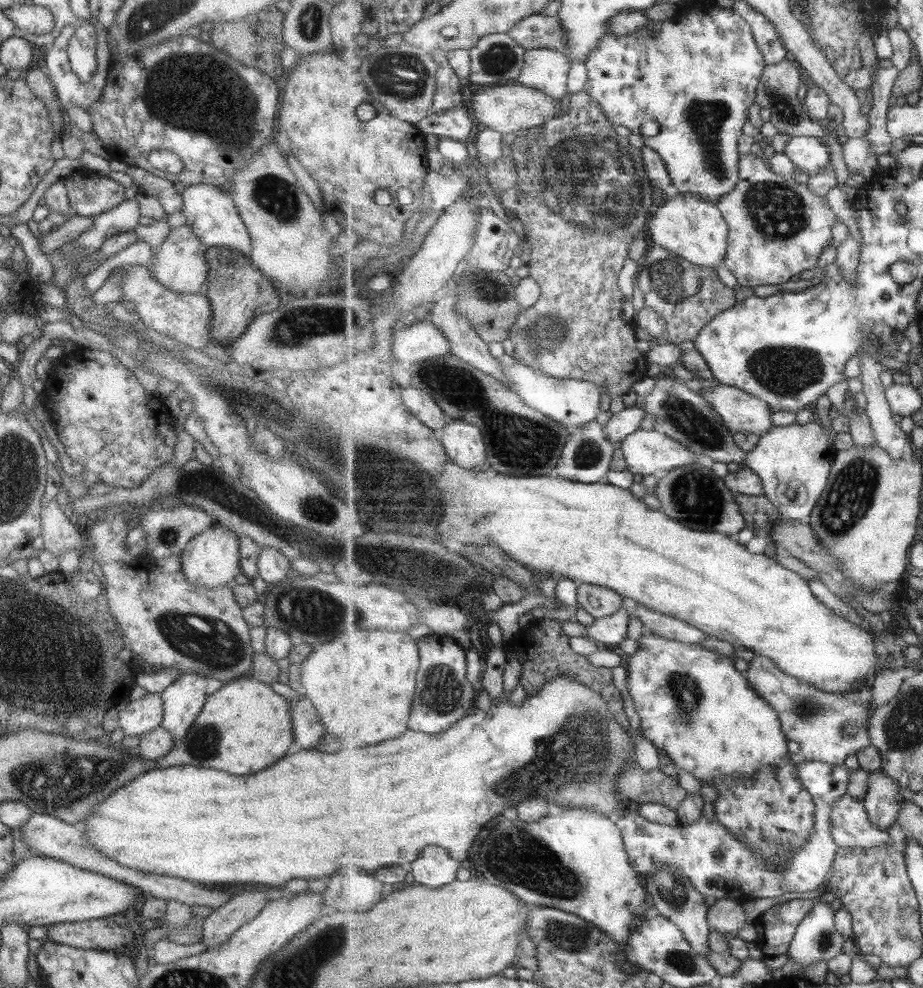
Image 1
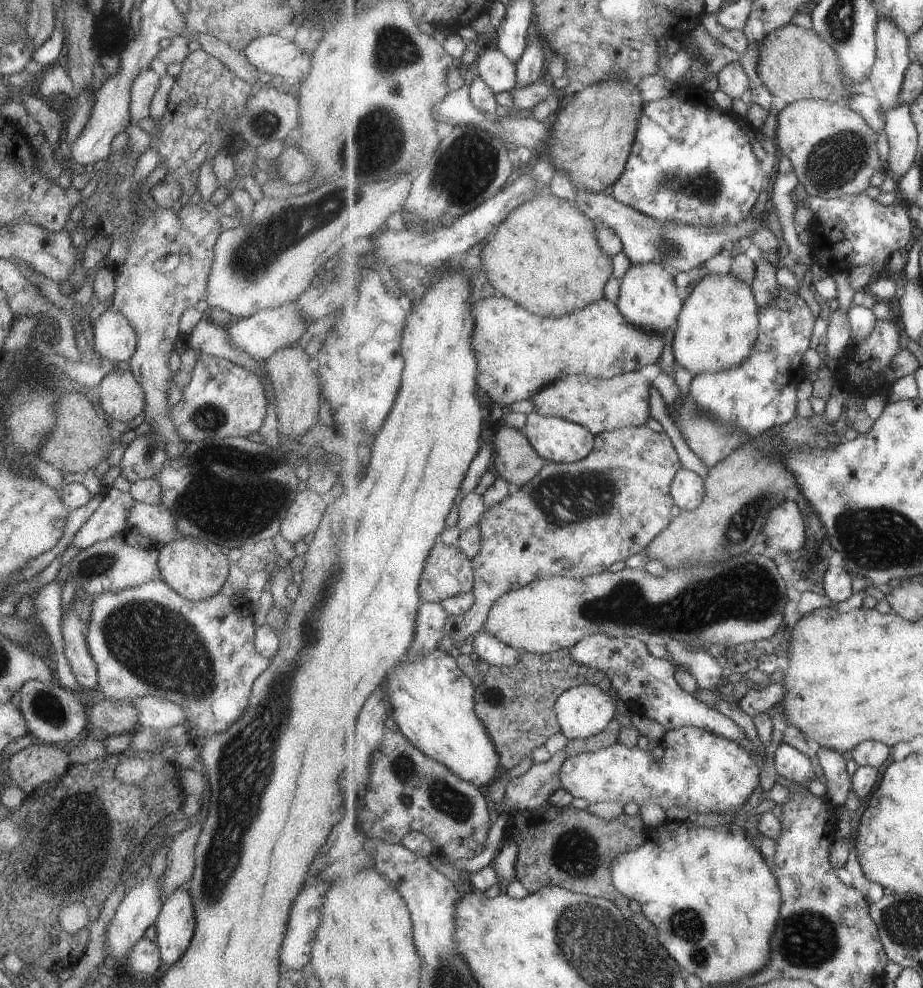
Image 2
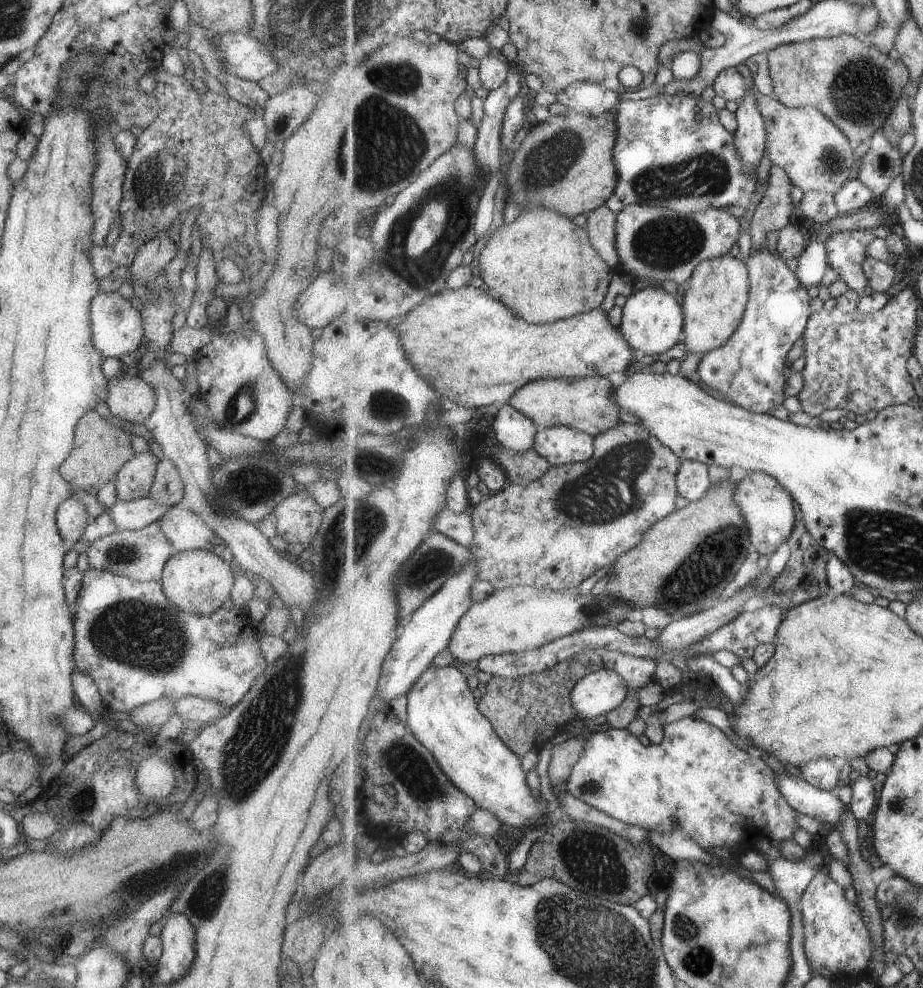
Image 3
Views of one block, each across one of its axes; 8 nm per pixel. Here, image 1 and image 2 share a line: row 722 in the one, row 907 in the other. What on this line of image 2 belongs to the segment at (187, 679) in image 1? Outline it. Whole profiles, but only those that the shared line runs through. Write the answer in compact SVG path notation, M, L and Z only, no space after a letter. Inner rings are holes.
M181 885L180 888L176 888L174 893L164 901L155 926L158 928L158 940L156 942L161 958L172 966L182 958L190 947L196 930L196 912L194 912L194 904L192 904L192 896L190 896L188 885Z

